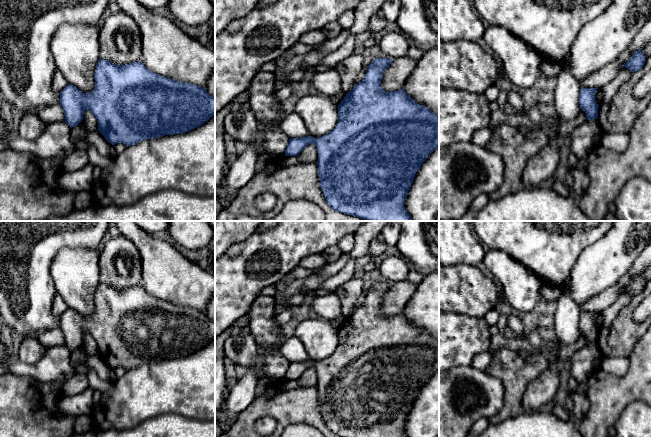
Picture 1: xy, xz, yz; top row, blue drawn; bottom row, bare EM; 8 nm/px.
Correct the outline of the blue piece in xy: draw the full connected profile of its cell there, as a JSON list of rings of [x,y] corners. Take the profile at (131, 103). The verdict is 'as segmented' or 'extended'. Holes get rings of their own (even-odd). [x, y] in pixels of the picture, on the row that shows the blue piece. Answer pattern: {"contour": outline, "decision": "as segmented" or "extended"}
{"contour": [[[100,59],[94,72],[94,78],[95,88],[91,93],[84,93],[68,84],[60,92],[59,103],[64,111],[65,122],[71,128],[79,125],[83,120],[84,111],[89,110],[97,119],[99,132],[112,145],[124,143],[128,147],[151,138],[185,133],[203,125],[215,115],[215,99],[206,89],[156,74],[147,69],[141,61],[116,65]]], "decision": "as segmented"}

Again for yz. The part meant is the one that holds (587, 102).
{"contour": [[[581,88],[579,93],[580,108],[586,113],[587,119],[598,118],[599,105],[595,101],[595,91],[598,88]]], "decision": "as segmented"}

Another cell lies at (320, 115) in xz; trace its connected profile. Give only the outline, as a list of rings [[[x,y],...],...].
[[[307,95],[295,105],[294,112],[304,121],[314,138],[321,138],[332,131],[338,122],[338,105],[327,96]]]

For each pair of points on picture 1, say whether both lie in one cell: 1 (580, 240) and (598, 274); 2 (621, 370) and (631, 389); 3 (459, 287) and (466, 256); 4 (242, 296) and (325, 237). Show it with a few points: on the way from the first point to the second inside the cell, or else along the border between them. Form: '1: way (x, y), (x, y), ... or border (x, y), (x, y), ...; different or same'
1: border (604, 234), (582, 252), (572, 268); different
2: border (629, 358), (629, 369), (622, 376), (601, 369); different
3: border (476, 265), (451, 264), (449, 266); different
4: way (264, 277), (280, 274), (281, 267), (303, 245); same

